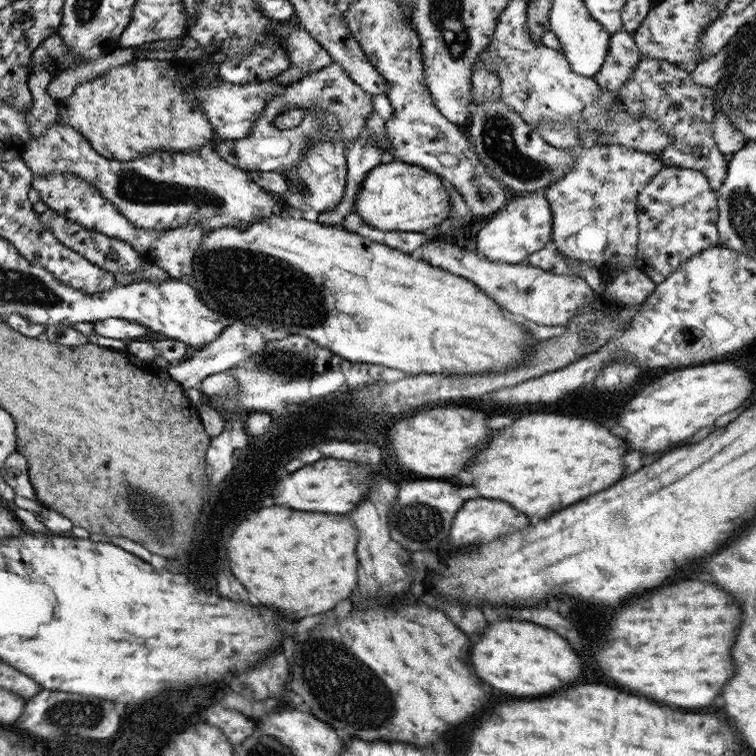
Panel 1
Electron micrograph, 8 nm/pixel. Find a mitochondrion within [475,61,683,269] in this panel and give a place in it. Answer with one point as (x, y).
(496, 130)

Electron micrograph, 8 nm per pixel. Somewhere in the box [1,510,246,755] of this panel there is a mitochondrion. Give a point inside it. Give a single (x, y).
(79, 715)

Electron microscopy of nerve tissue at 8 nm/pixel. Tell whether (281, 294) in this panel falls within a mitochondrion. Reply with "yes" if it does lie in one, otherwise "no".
yes

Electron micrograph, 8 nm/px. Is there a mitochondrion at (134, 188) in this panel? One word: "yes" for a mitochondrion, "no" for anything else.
yes

